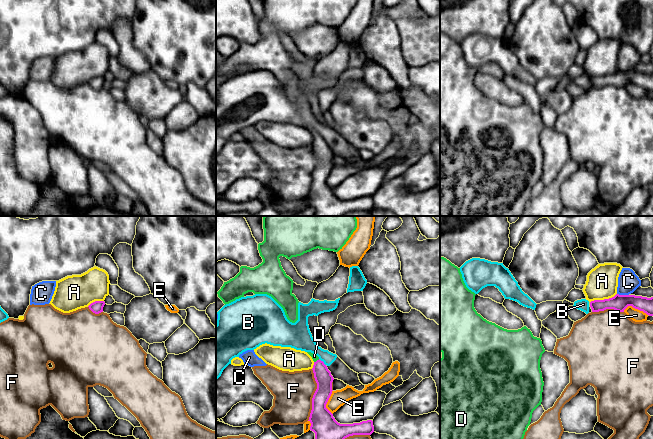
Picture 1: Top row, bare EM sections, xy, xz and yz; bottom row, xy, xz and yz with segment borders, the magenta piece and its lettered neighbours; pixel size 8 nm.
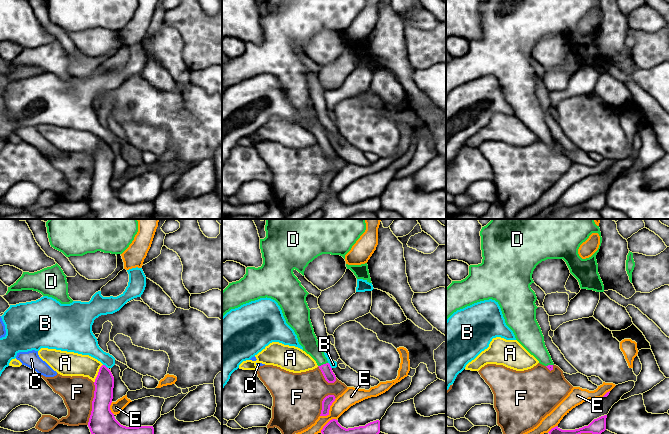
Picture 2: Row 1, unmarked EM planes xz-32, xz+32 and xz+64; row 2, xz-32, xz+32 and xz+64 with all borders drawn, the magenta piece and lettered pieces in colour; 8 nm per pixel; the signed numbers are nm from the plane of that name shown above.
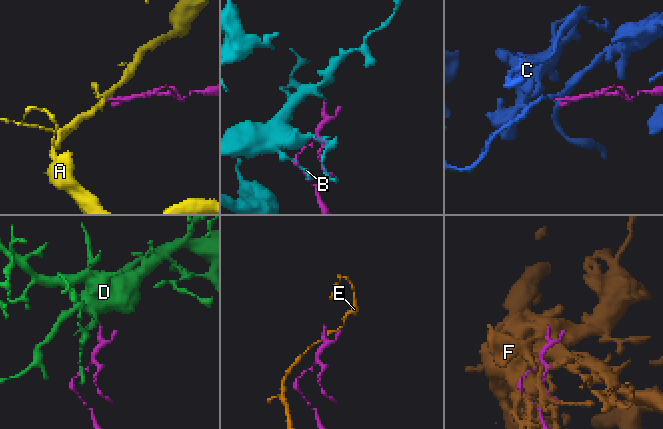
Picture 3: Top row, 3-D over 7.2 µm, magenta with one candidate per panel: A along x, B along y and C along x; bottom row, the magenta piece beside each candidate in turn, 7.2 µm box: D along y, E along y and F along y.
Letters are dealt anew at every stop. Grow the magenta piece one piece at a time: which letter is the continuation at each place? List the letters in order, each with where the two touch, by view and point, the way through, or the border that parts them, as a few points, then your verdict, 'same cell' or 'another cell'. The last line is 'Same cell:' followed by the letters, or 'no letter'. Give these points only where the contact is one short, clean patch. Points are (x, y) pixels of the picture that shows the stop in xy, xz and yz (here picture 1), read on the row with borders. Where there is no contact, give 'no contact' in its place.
A: contact yz (604, 299); border yz (616, 293), (611, 297), (594, 299), (590, 302); another cell
B: contact xz (323, 362); border xz (319, 358), (325, 365); another cell
C: contact yz (623, 295); another cell
D: contact xz (317, 360); way xz (323, 377), (317, 360), (314, 356); same cell
E: contact yz (635, 308); another cell
F: contact xz (313, 395); another cell
Same cell: D

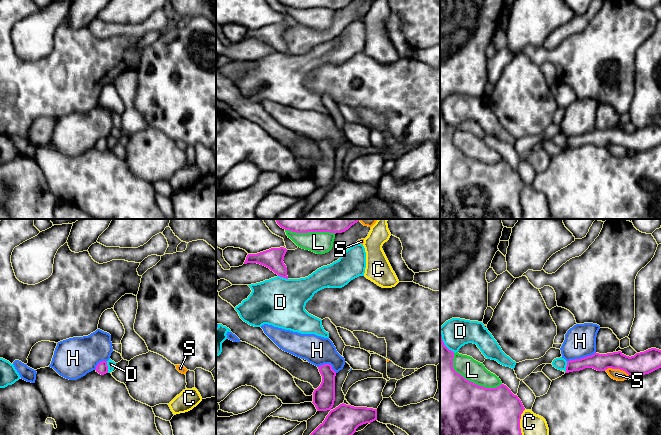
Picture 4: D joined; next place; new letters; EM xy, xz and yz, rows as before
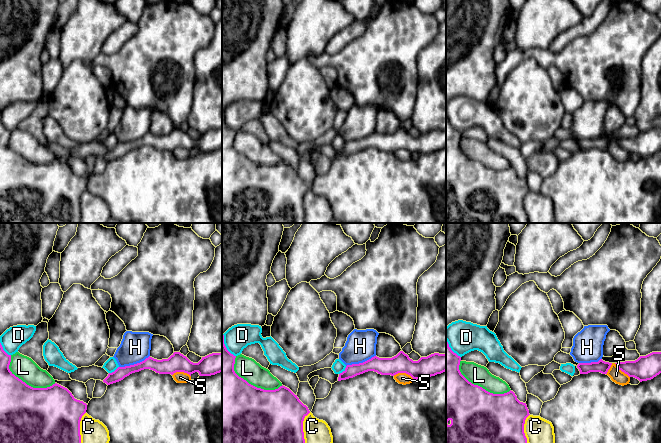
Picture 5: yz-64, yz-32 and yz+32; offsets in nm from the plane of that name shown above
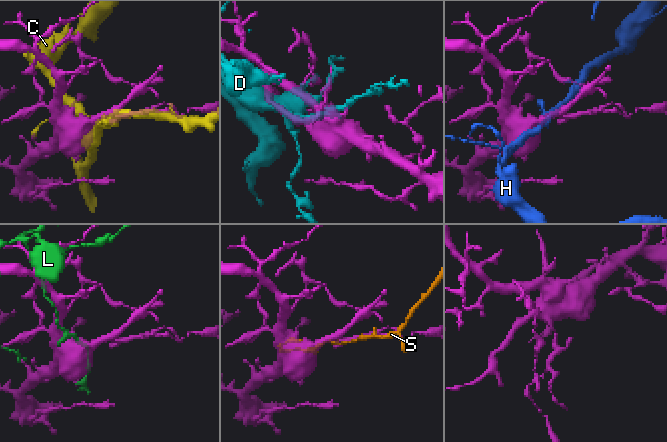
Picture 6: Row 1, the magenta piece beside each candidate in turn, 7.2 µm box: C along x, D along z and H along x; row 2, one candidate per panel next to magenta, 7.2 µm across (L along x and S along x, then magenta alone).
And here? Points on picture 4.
C: contact yz (519, 422); another cell
D: contact xy (107, 367); another cell
H: contact yz (581, 358); border yz (595, 352), (567, 361); another cell
L: contact yz (470, 381); another cell
S: contact yz (616, 368); another cell
Same cell: no letter

